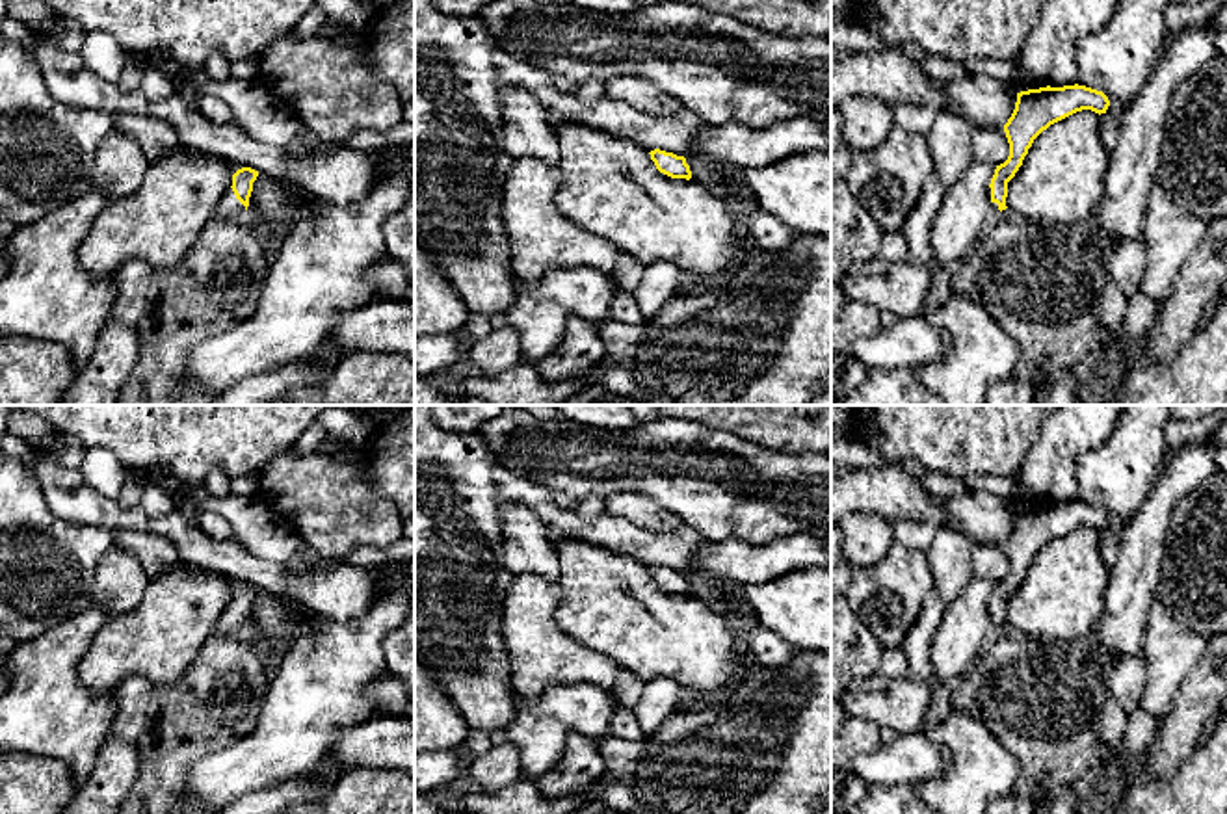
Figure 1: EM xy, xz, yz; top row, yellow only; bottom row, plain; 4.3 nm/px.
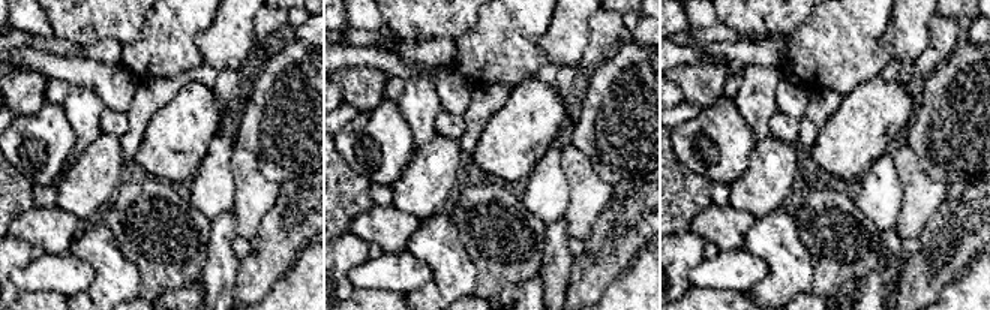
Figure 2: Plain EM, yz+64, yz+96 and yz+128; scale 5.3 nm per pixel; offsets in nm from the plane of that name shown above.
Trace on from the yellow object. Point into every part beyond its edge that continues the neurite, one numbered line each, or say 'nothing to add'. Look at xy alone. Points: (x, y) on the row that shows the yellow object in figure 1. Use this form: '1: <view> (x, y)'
1: xy (229, 207)

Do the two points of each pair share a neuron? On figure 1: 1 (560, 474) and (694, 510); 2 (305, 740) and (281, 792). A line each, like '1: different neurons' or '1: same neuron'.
1: same neuron
2: different neurons

